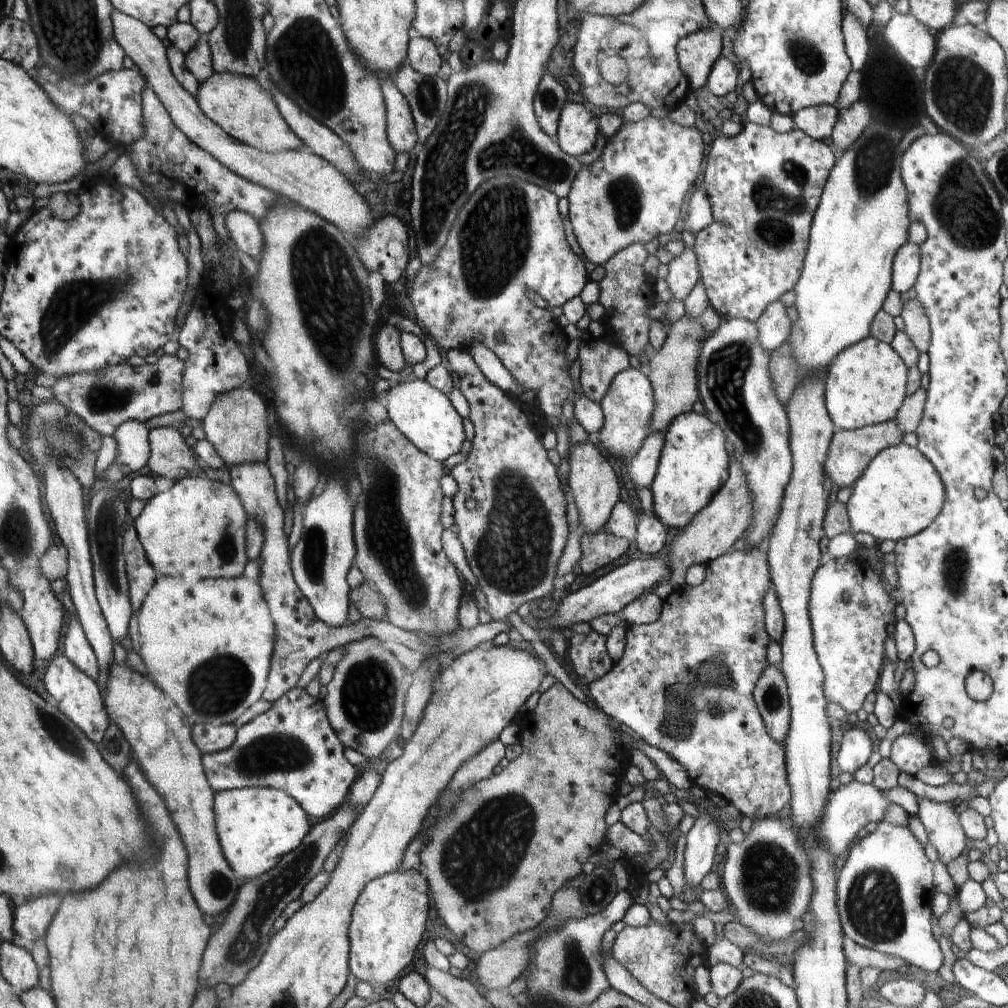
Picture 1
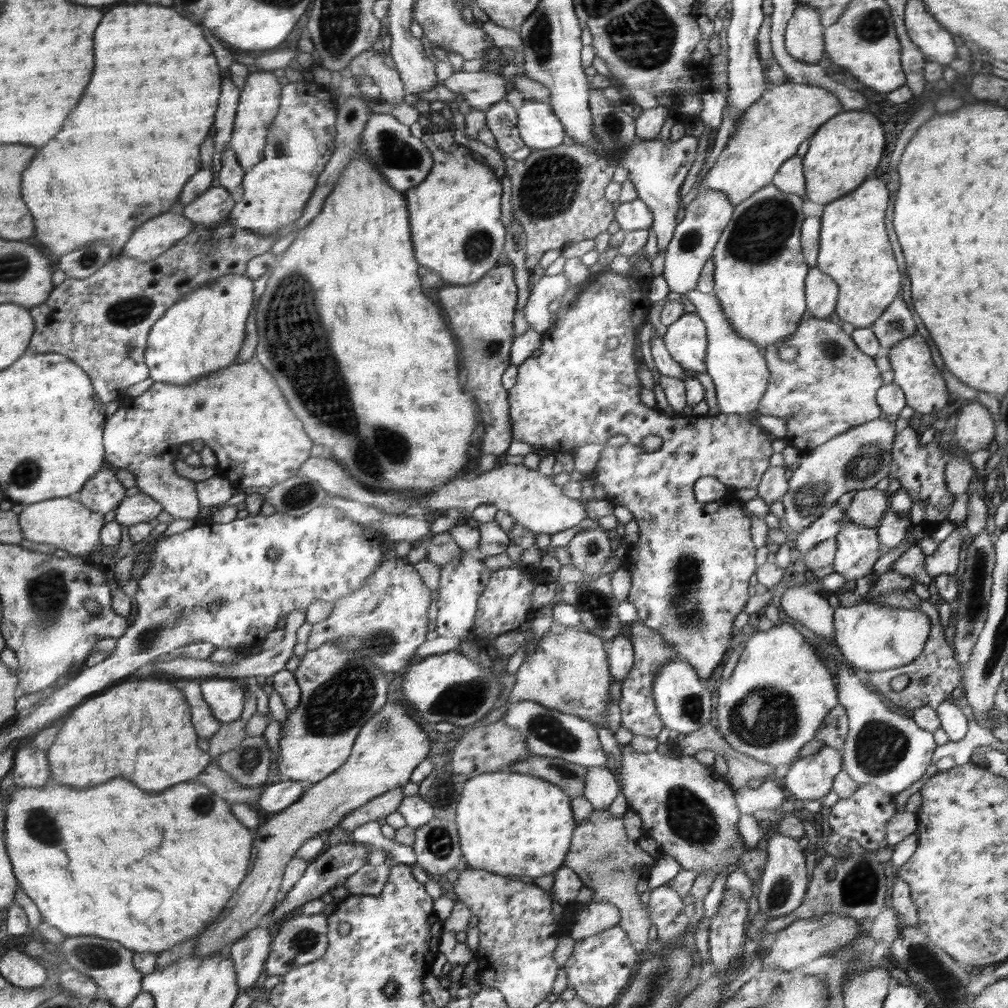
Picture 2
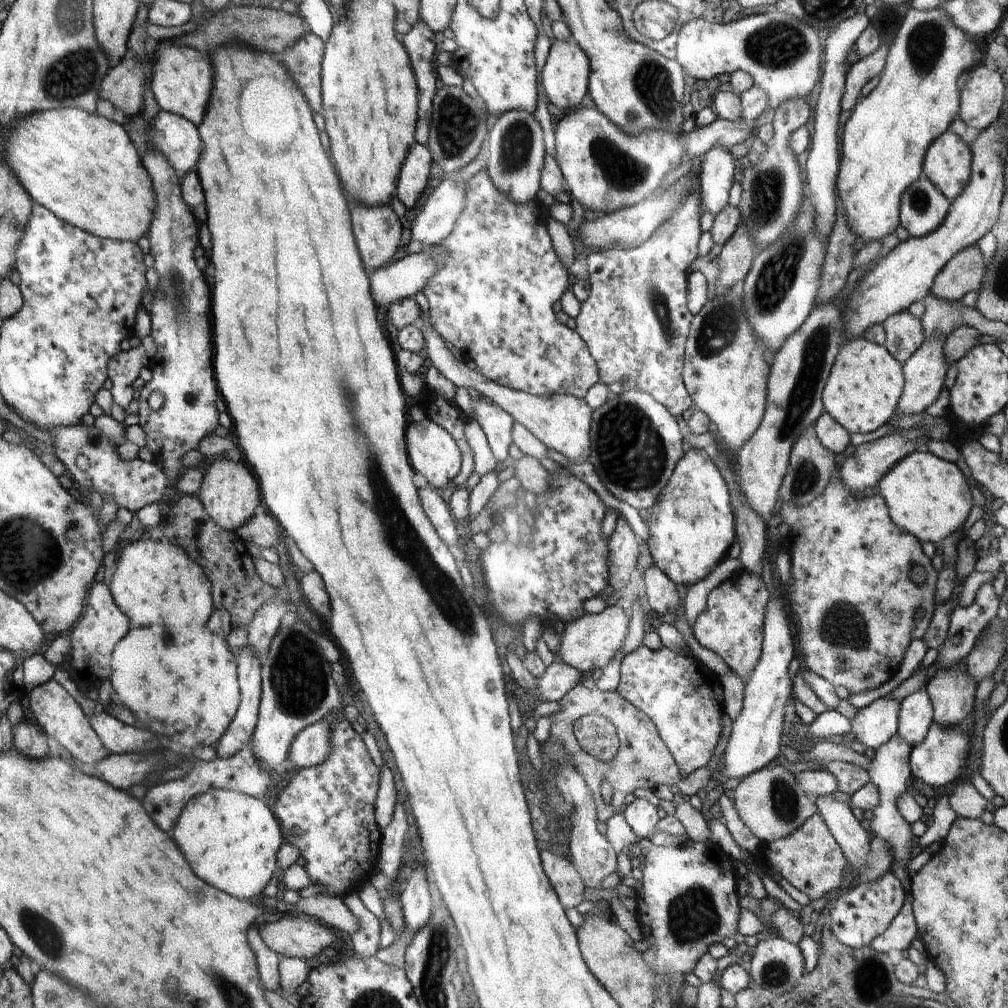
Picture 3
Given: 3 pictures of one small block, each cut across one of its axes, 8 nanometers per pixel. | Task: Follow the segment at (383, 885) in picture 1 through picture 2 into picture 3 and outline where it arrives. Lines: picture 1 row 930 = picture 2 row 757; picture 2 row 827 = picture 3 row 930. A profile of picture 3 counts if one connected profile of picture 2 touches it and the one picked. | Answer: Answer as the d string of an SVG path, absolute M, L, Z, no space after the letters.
M303 915L280 918L275 922L256 926L262 942L281 957L298 957L310 960L324 948L332 947L336 933L320 922Z

